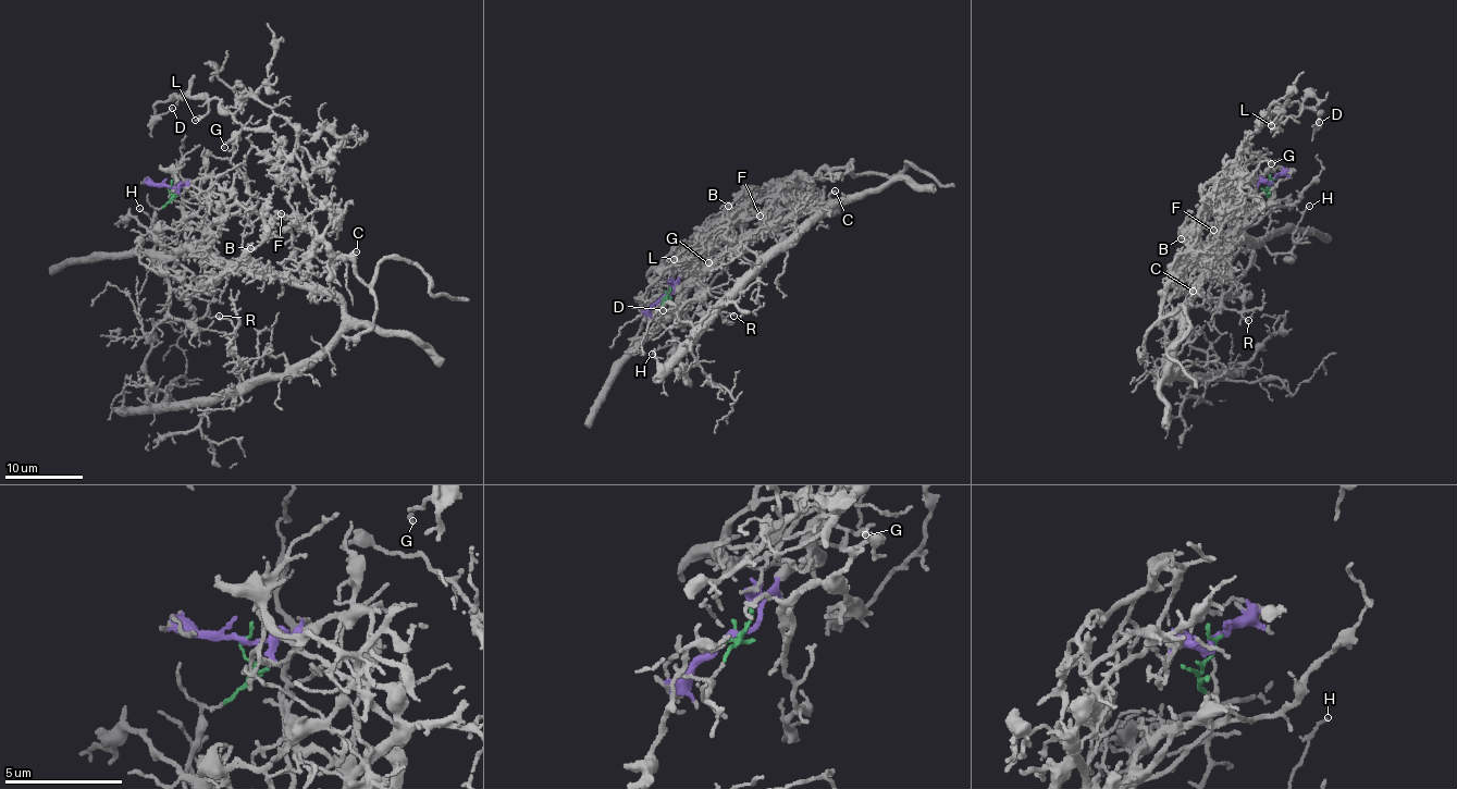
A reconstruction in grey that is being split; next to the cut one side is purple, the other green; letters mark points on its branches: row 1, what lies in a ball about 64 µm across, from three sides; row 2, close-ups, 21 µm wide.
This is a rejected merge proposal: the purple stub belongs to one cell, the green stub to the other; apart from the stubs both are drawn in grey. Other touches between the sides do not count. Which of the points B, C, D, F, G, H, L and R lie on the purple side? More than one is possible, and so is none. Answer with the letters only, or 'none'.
B, C, D, F, G, L

